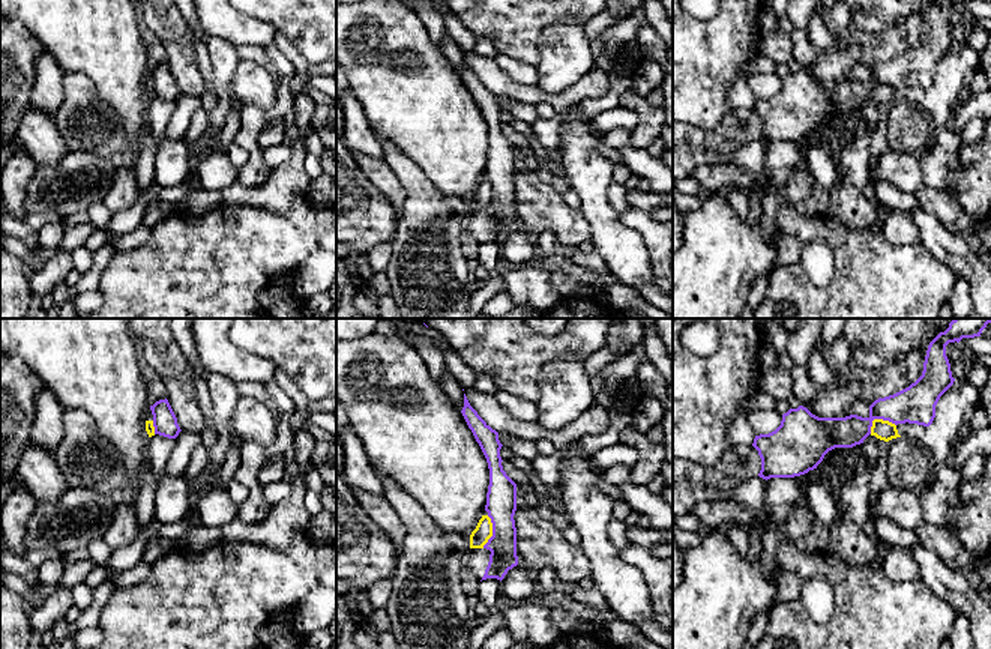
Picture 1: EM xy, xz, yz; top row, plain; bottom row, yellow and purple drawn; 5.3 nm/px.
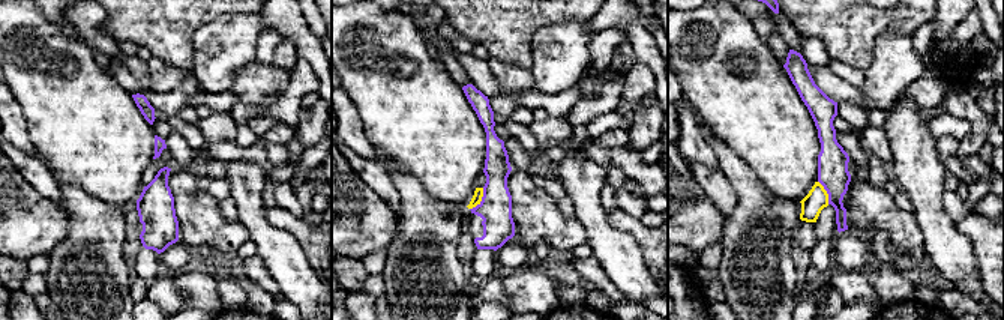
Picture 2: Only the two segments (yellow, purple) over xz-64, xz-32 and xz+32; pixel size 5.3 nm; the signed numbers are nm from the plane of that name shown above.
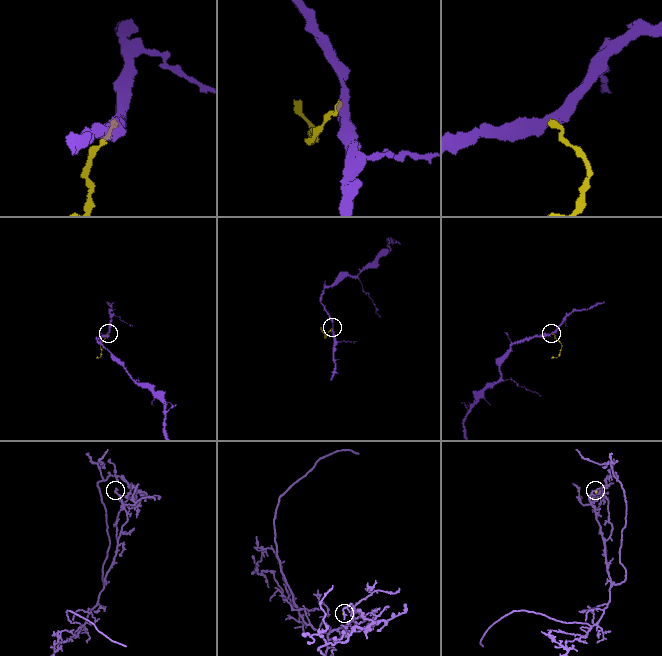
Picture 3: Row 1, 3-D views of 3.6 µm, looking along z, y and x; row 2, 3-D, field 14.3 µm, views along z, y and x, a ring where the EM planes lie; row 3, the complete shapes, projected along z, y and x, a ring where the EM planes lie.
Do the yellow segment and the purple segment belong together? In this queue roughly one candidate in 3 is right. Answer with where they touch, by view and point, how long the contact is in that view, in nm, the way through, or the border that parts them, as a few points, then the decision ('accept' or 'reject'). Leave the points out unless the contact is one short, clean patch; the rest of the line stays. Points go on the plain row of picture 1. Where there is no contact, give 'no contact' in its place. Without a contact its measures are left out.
meets yellow in yz at (877, 83); contact 150 nm long; border along yz (895, 89), (888, 84), (874, 83), (870, 96); reject

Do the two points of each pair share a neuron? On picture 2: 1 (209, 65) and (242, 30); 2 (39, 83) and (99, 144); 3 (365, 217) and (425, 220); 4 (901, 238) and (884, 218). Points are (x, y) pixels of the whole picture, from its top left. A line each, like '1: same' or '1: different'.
1: same
2: same
3: different
4: same

